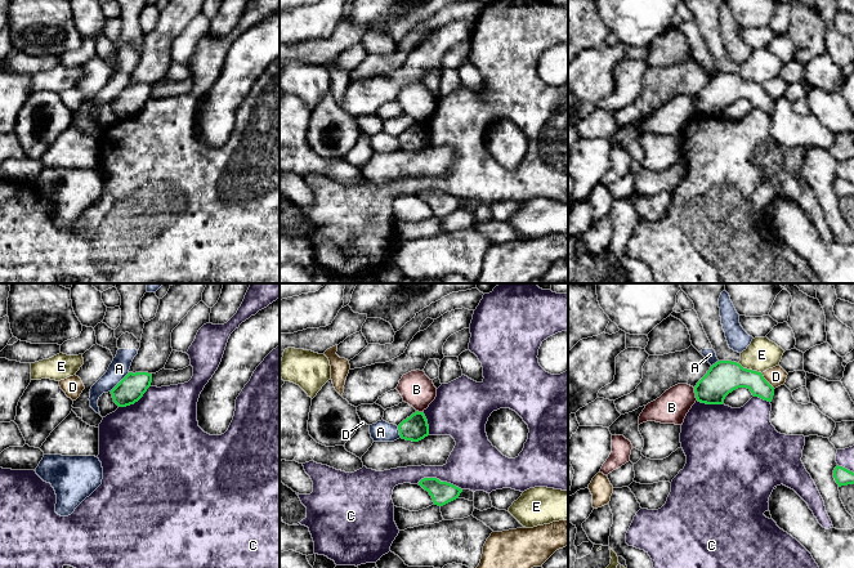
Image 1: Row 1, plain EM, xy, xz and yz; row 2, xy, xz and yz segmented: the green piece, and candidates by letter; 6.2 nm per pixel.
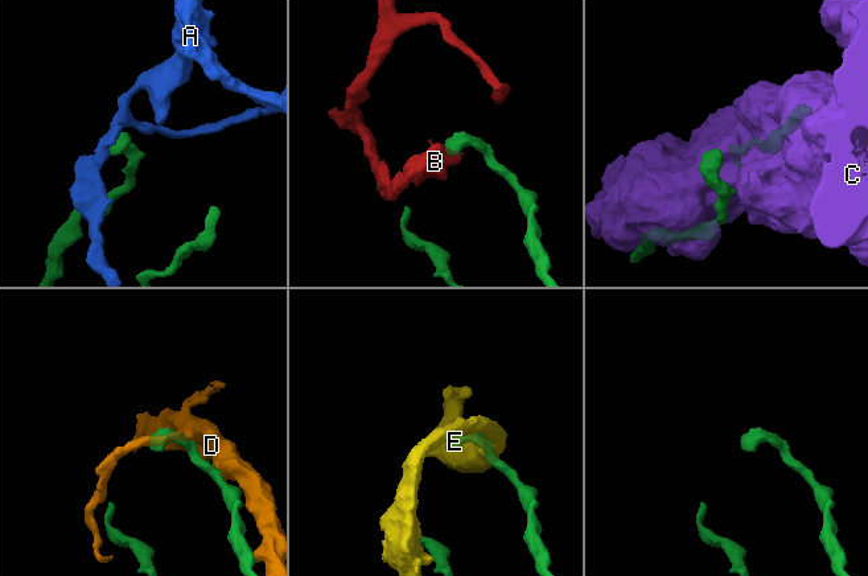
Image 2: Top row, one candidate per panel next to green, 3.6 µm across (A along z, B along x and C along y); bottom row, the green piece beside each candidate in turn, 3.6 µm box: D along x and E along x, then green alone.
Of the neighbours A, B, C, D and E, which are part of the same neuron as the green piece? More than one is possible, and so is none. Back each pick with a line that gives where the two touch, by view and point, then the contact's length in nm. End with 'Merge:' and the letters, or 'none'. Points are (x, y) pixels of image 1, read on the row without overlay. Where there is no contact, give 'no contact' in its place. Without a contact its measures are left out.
Merge: none

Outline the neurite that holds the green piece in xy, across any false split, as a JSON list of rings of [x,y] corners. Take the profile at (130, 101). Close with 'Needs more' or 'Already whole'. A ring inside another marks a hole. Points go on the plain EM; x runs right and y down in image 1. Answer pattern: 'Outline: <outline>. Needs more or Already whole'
Outline: [[[129,84],[112,102],[113,113],[119,118],[126,118],[138,113],[151,98],[152,85]]]. Already whole

